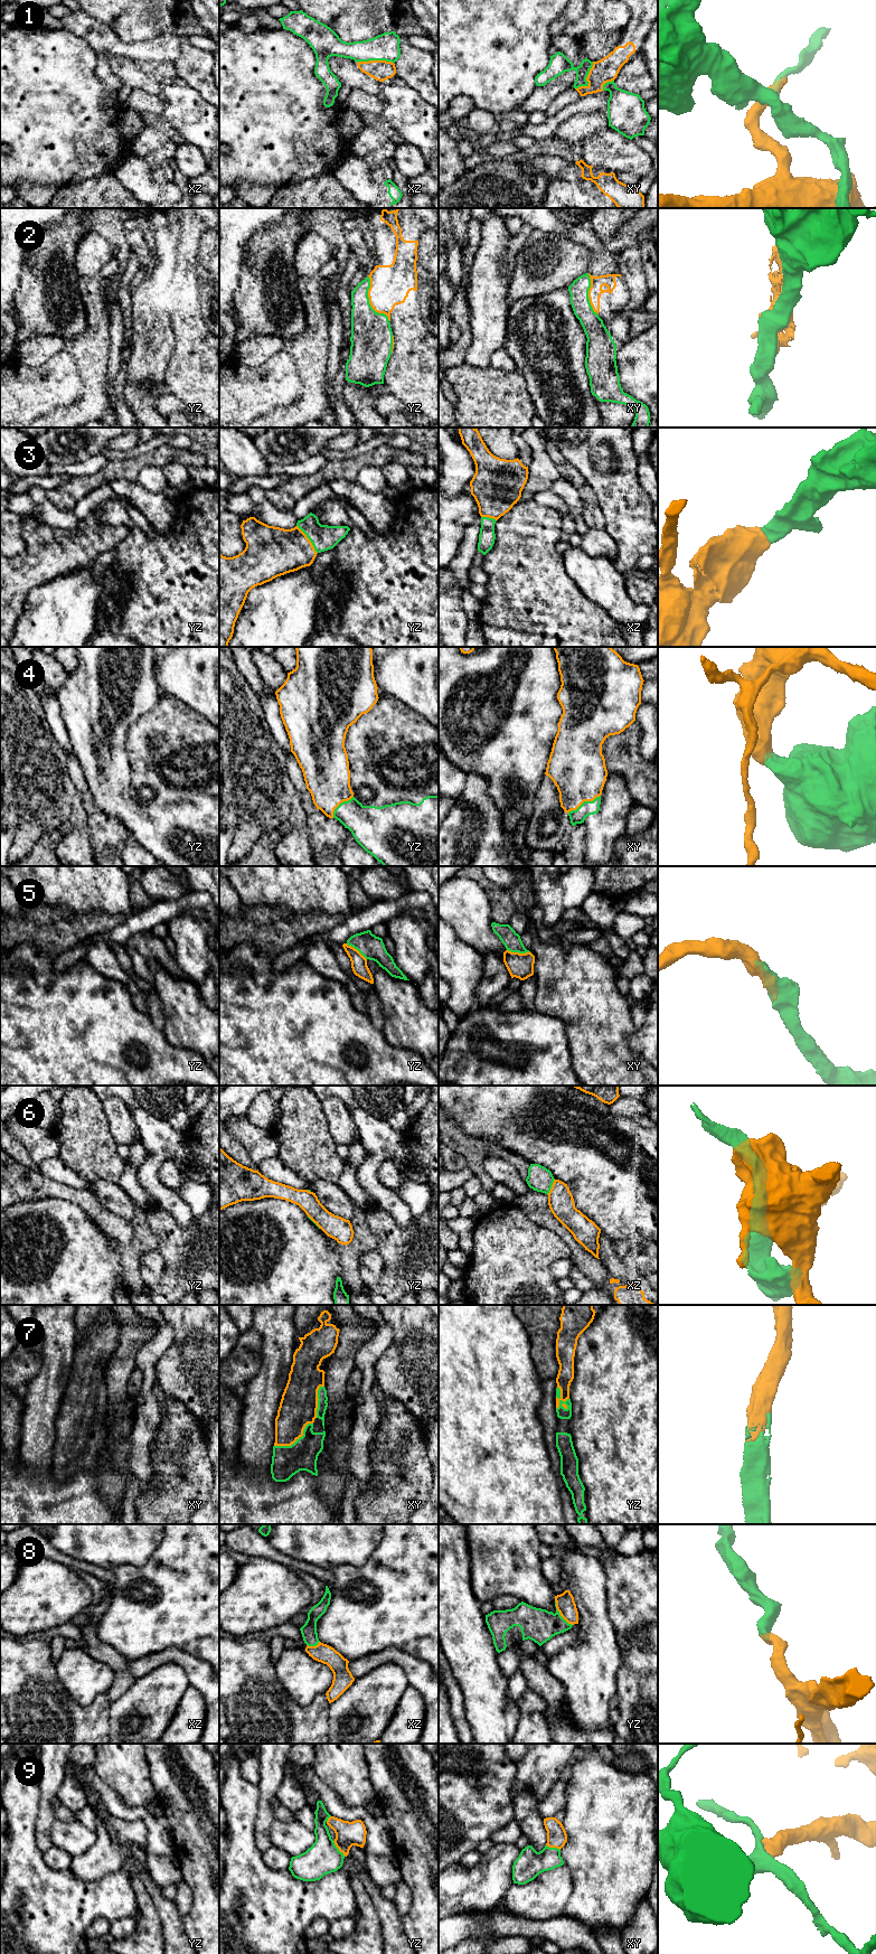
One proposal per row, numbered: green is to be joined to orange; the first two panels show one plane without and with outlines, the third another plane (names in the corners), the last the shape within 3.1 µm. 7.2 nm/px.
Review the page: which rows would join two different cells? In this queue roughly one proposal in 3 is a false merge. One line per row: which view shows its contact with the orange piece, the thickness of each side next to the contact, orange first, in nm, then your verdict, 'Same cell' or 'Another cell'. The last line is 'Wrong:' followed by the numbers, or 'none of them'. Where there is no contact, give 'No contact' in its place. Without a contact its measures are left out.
1: Touches orange in xy. Thickness 170 nm (orange) against 140 nm. Another cell
2: Touches orange in yz. Thickness 280 nm (orange) against 300 nm. Another cell
3: Touches orange in yz. Thickness 340 nm (orange) against 190 nm. Same cell
4: Touches orange in xy. Thickness 400 nm (orange) against 100 nm. Same cell
5: Touches orange in xy. Thickness 180 nm (orange) against 130 nm. Same cell
6: Touches orange in xz. Thickness 180 nm (orange) against 180 nm. Another cell
7: Touches orange in yz. Thickness 120 nm (orange) against 80 nm. Same cell
8: Touches orange in yz. Thickness 140 nm (orange) against 240 nm. Same cell
9: Touches orange in yz. Thickness 180 nm (orange) against 240 nm. Same cell
Wrong: 1, 2, 6

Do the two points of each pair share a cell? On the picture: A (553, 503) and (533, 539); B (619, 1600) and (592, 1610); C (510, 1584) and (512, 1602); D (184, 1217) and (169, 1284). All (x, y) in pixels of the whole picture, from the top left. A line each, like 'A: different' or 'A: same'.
A: different
B: different
C: different
D: different

